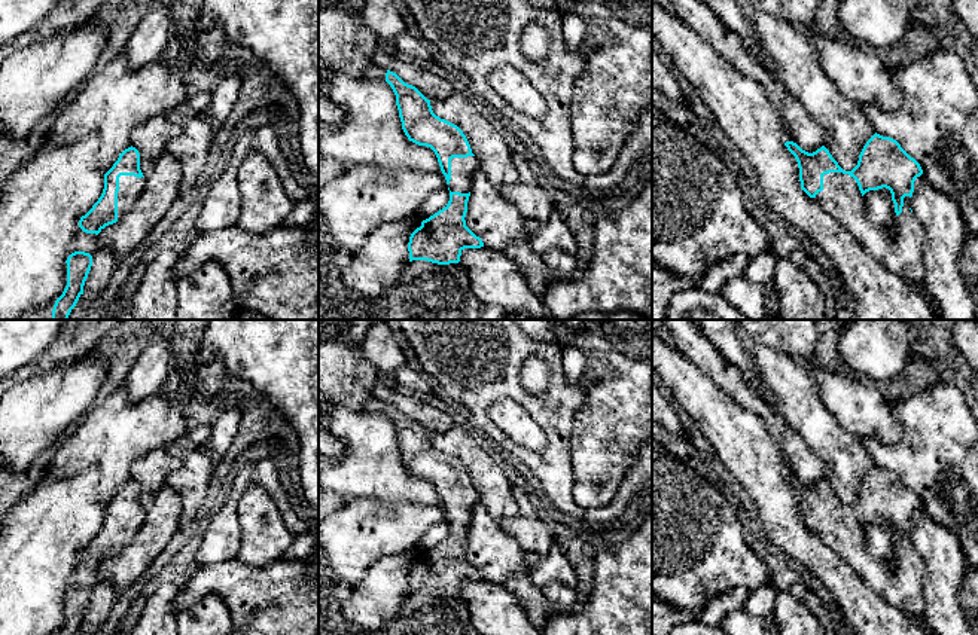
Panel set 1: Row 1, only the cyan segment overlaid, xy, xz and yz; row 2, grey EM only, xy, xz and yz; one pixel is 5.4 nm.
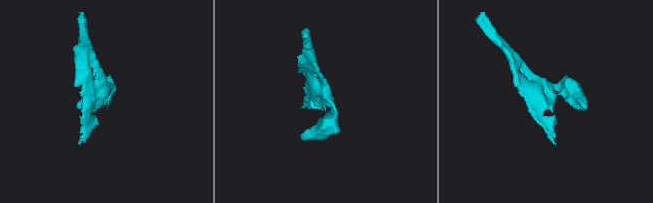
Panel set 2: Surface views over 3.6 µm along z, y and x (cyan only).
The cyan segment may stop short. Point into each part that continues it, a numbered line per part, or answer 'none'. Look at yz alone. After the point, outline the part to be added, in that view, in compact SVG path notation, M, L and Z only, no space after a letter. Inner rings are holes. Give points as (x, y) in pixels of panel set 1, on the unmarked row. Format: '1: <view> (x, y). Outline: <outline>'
1: yz (901, 585). Outline: M843 506L823 509L823 523L814 531L831 549L850 564L862 580L893 607L917 620L923 616L923 559L911 546L910 529L895 559L875 559L866 552L863 529L853 510Z

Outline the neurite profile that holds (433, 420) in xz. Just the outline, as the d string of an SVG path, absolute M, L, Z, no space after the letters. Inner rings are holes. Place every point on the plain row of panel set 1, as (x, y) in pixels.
M375 385L372 397L396 406L405 416L415 419L427 433L441 433L456 422L444 410L435 407L426 397L389 385Z

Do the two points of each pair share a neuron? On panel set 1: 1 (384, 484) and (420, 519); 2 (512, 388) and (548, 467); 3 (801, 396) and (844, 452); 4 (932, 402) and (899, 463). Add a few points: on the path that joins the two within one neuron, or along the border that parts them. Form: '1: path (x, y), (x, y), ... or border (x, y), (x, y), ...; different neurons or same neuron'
1: border (369, 497), (389, 503), (439, 503); different neurons
2: path (533, 406), (553, 426), (554, 446); same neuron
3: path (803, 409), (831, 439); same neuron
4: path (932, 417), (932, 430), (914, 448); same neuron

